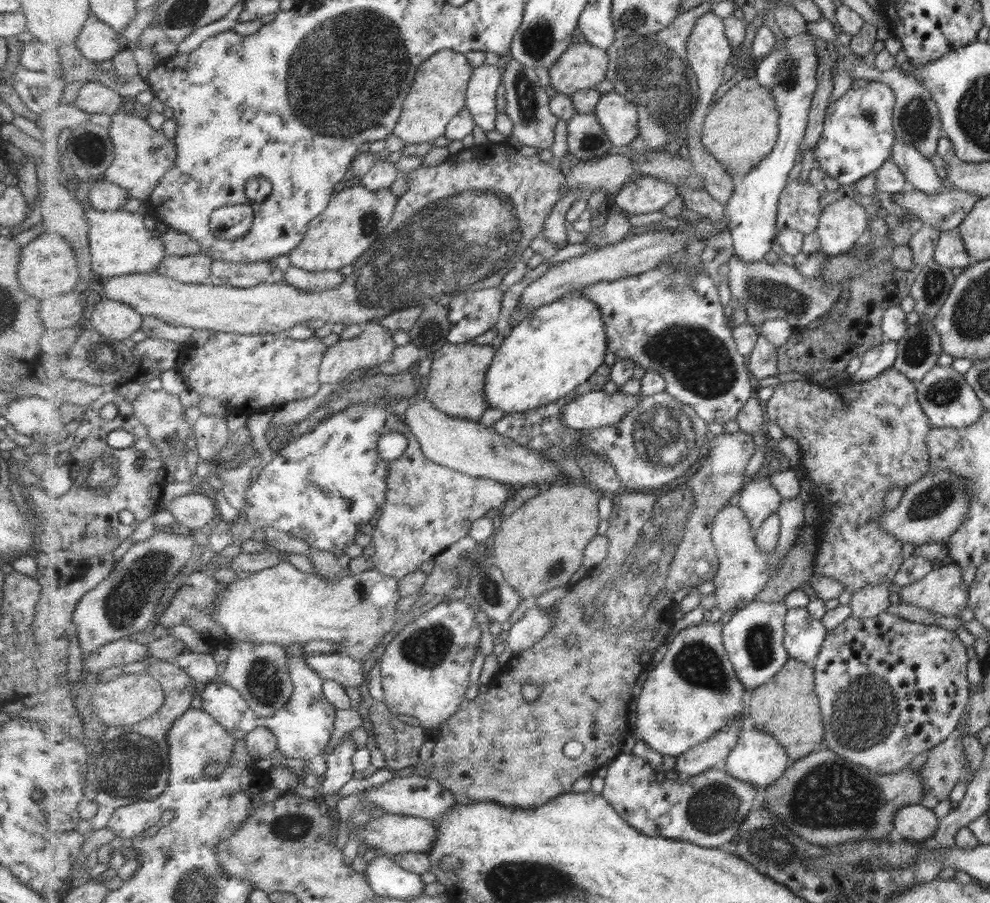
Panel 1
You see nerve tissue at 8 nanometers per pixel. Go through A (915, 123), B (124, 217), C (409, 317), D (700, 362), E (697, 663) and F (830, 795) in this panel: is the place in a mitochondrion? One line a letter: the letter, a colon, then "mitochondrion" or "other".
A: mitochondrion
B: other
C: mitochondrion
D: mitochondrion
E: mitochondrion
F: mitochondrion

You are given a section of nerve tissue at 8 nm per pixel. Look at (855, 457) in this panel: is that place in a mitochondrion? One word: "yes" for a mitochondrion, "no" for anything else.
no

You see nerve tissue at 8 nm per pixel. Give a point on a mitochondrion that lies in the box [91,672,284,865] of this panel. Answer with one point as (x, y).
(135, 765)

